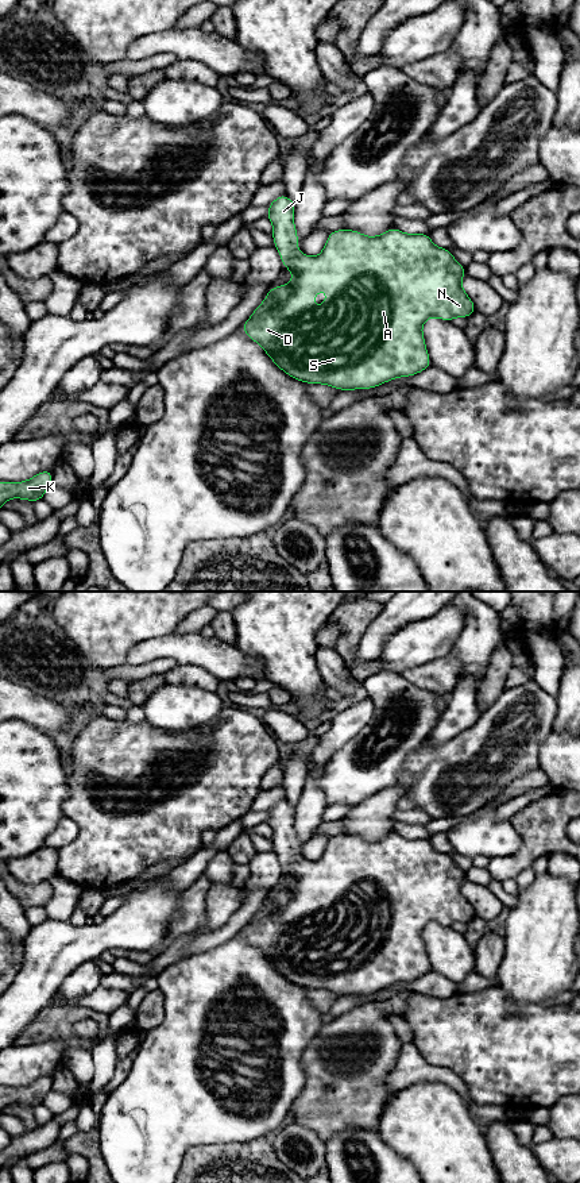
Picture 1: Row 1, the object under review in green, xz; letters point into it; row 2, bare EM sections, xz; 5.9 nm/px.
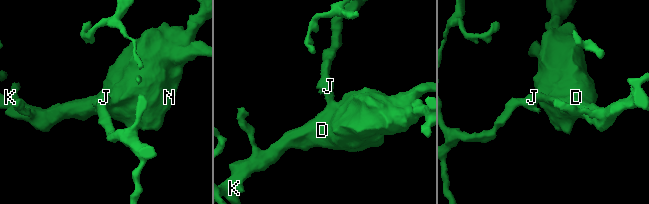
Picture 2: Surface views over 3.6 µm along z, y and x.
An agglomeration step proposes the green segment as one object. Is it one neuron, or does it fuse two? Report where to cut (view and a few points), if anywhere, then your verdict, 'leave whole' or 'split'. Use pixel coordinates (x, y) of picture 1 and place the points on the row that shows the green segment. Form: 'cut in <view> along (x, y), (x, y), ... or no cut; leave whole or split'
no cut; leave whole

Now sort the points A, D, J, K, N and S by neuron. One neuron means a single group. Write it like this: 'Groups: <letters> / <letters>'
Groups: A D J K N S

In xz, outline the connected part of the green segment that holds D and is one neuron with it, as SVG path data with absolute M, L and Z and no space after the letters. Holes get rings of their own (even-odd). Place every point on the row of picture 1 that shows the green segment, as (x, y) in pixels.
M285 193L267 207L266 217L274 226L274 246L283 262L282 267L290 269L293 277L289 285L268 289L240 328L289 377L305 384L329 385L337 390L356 390L374 389L395 378L415 375L432 366L422 324L429 317L452 321L455 317L468 319L476 312L473 301L461 288L465 267L453 258L449 248L434 246L429 234L405 234L391 227L378 236L366 236L360 231L343 228L329 232L321 254L312 257L298 250L295 201ZM320 289L326 290L326 300L314 307L312 301Z

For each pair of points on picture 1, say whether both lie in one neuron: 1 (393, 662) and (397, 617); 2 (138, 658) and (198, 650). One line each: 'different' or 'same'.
1: different
2: same

